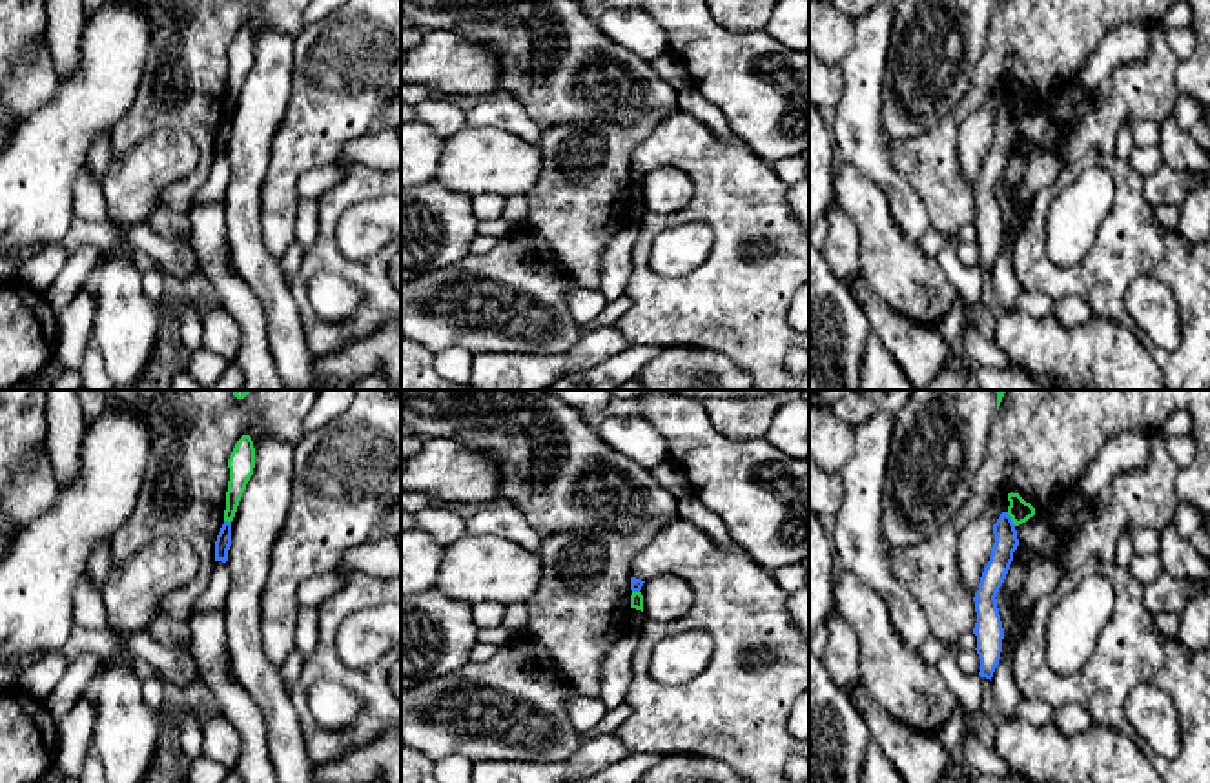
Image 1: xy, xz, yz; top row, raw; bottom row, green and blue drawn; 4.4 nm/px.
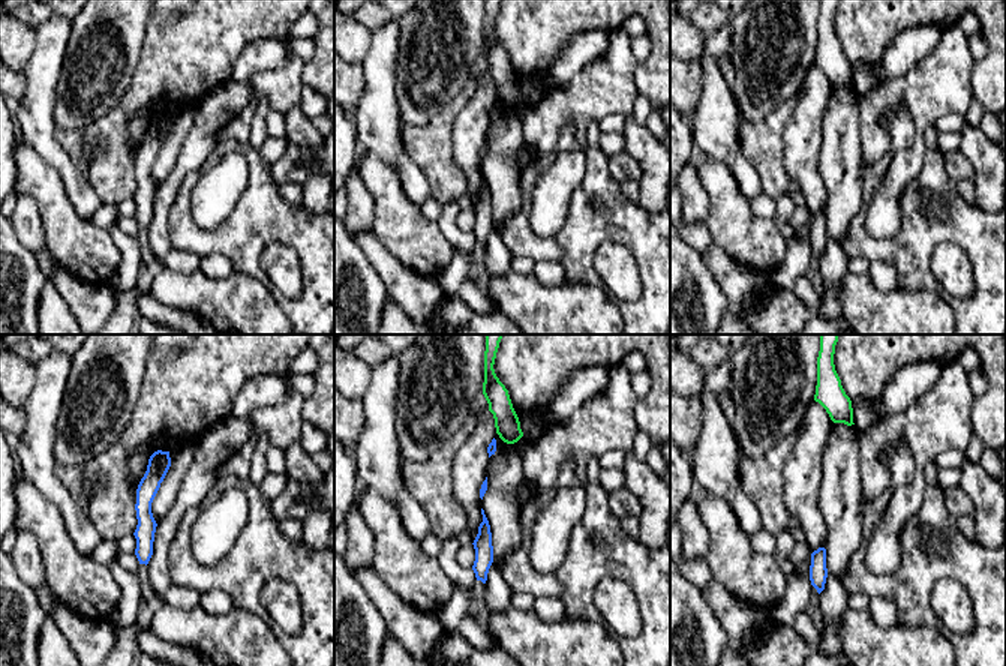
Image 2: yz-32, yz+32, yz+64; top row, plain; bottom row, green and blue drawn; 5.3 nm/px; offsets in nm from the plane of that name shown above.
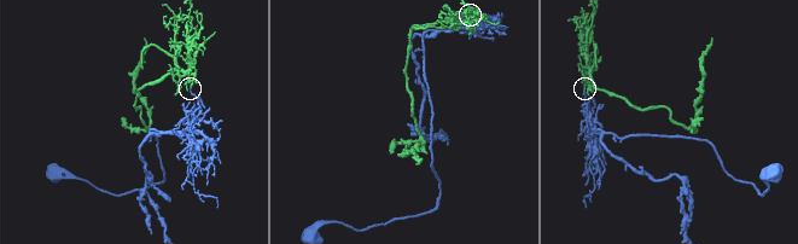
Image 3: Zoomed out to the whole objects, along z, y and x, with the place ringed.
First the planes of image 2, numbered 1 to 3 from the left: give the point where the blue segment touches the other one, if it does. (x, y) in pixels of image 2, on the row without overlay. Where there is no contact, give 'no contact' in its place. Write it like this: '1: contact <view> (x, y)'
1: no contact
2: no contact
3: no contact

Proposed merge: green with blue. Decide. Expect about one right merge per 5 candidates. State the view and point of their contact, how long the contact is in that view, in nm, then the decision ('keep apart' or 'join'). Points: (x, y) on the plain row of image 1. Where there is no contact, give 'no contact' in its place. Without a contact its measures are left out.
yz (1012, 111) | 80 nm | keep apart

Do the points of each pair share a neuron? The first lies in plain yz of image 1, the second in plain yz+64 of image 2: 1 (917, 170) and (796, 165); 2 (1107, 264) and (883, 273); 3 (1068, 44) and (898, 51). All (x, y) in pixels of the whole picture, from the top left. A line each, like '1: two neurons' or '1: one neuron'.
1: two neurons
2: two neurons
3: two neurons

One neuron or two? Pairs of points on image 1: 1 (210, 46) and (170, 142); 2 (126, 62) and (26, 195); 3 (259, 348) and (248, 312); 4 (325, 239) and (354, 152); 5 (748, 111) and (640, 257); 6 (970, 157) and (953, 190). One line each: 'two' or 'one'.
1: two
2: one
3: one
4: two
5: two
6: two

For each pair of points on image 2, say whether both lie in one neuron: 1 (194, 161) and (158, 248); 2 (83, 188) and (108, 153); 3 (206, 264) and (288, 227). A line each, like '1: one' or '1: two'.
1: one
2: two
3: two

